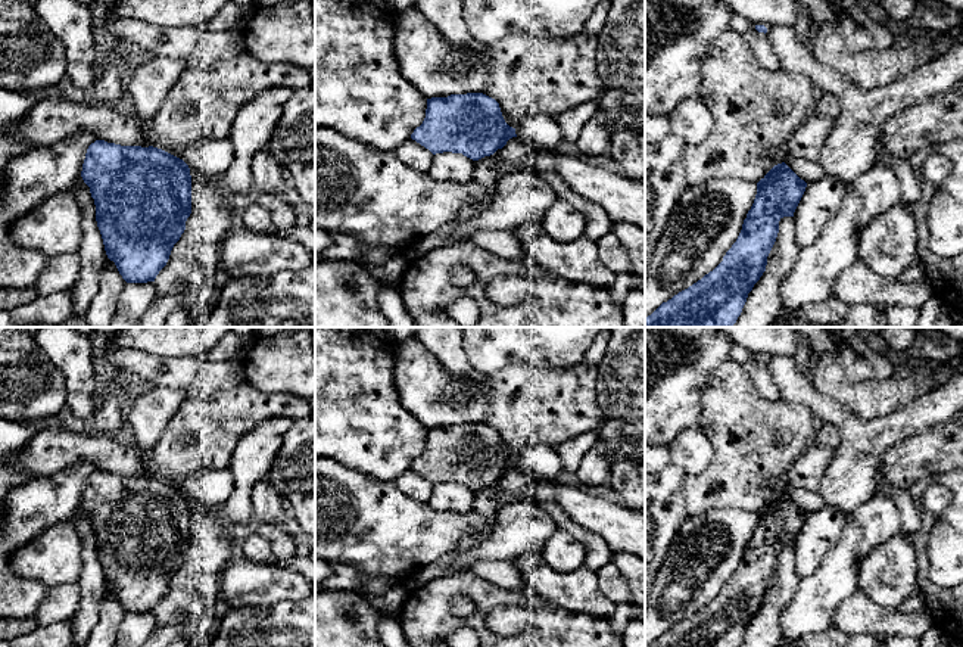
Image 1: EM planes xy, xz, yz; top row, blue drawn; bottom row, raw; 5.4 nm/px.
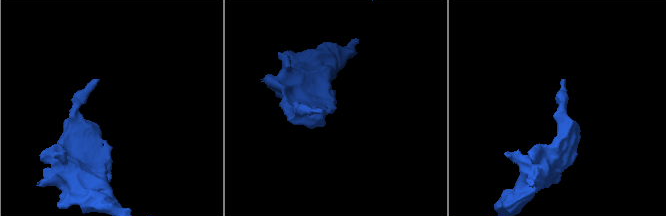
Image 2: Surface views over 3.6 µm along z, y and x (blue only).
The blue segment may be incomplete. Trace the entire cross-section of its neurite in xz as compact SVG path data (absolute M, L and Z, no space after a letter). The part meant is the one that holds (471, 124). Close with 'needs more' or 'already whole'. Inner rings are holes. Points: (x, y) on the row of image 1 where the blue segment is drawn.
M483 93L427 99L426 118L411 134L412 140L433 155L443 152L462 153L473 161L493 155L512 137L517 137L515 128L505 122L499 103Z | already whole

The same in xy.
M96 140L81 177L94 199L107 258L127 283L155 281L191 214L188 165L153 146Z | already whole

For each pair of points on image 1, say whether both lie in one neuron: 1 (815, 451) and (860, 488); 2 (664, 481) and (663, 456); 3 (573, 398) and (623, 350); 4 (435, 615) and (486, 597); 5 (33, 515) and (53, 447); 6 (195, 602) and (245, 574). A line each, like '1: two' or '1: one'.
1: two
2: two
3: two
4: one
5: two
6: two

